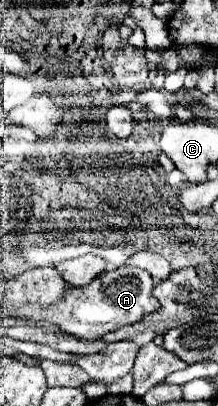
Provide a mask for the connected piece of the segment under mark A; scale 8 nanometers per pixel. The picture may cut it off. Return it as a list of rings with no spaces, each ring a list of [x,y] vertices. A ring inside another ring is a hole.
[[[119,267],[115,271],[101,273],[85,289],[71,289],[63,301],[59,301],[57,305],[51,305],[49,309],[35,307],[35,319],[47,319],[79,341],[93,341],[93,337],[99,339],[107,331],[133,325],[141,321],[145,315],[159,309],[161,309],[161,303],[153,295],[149,273],[141,269],[133,269],[133,267]]]

